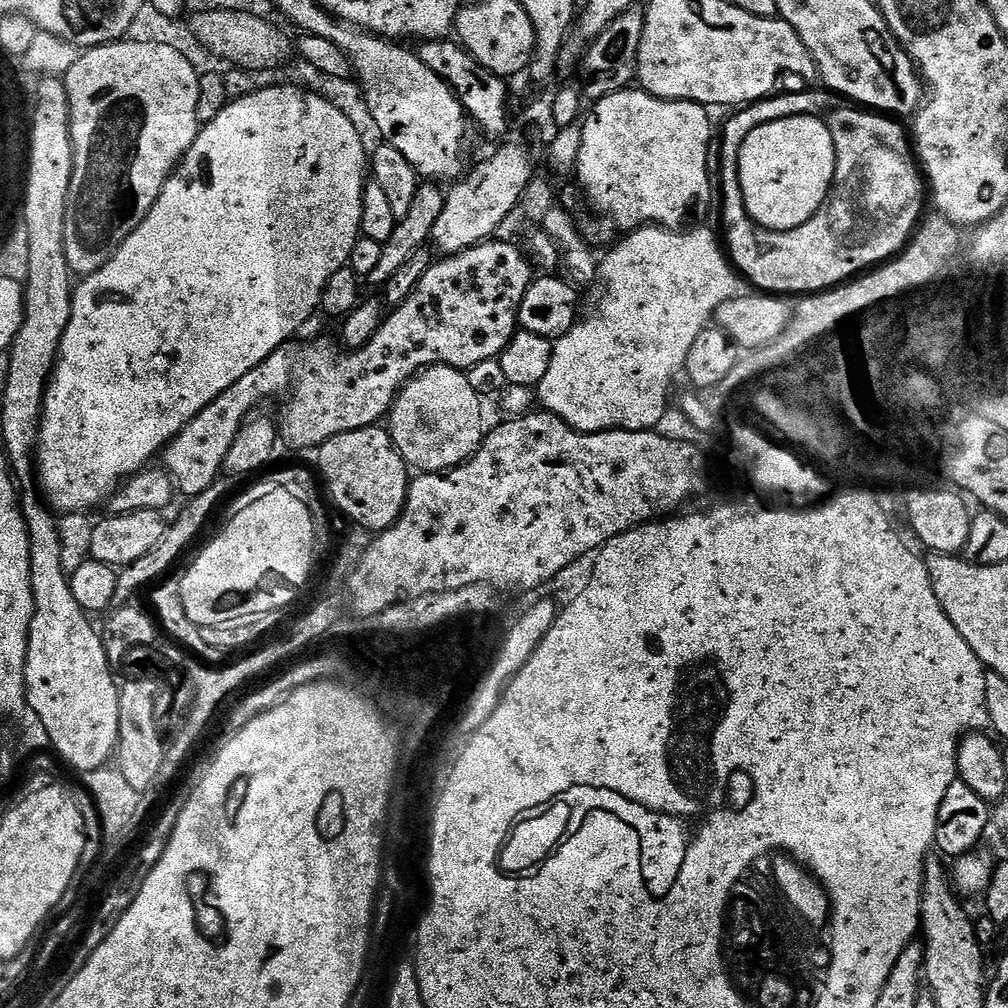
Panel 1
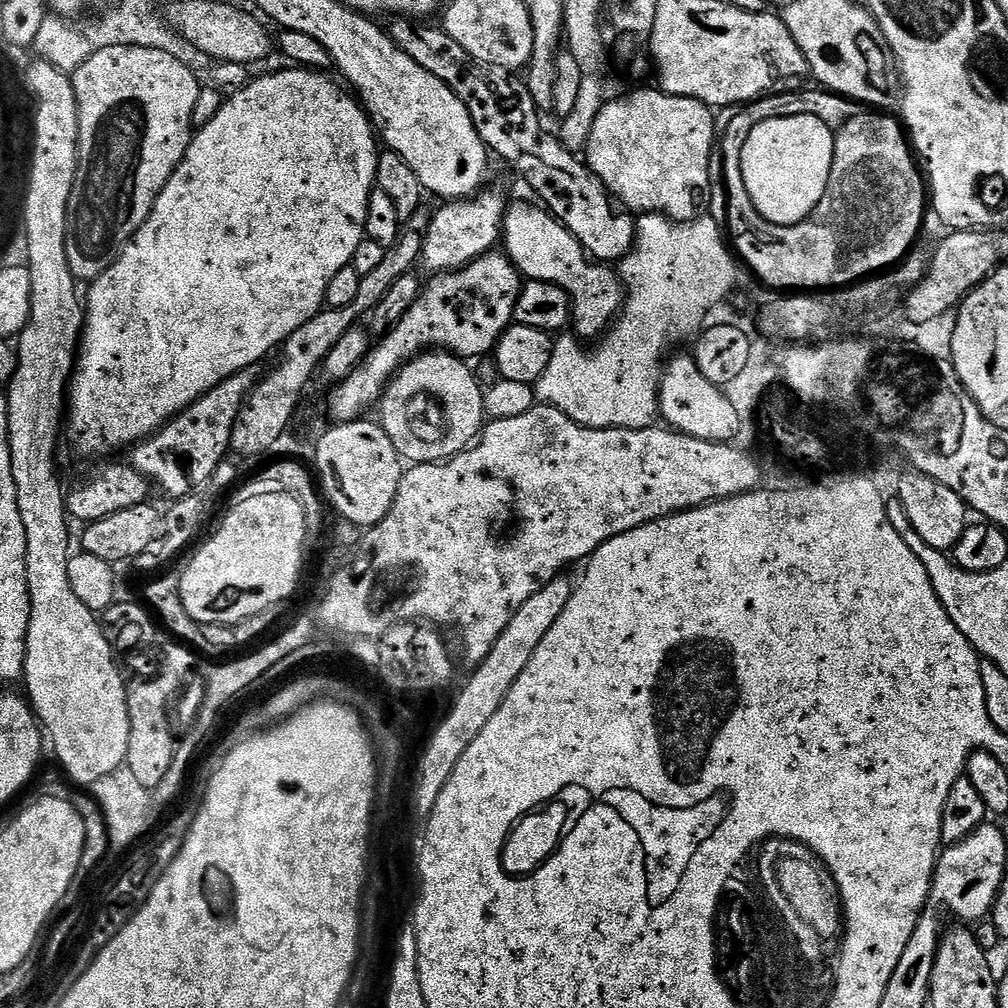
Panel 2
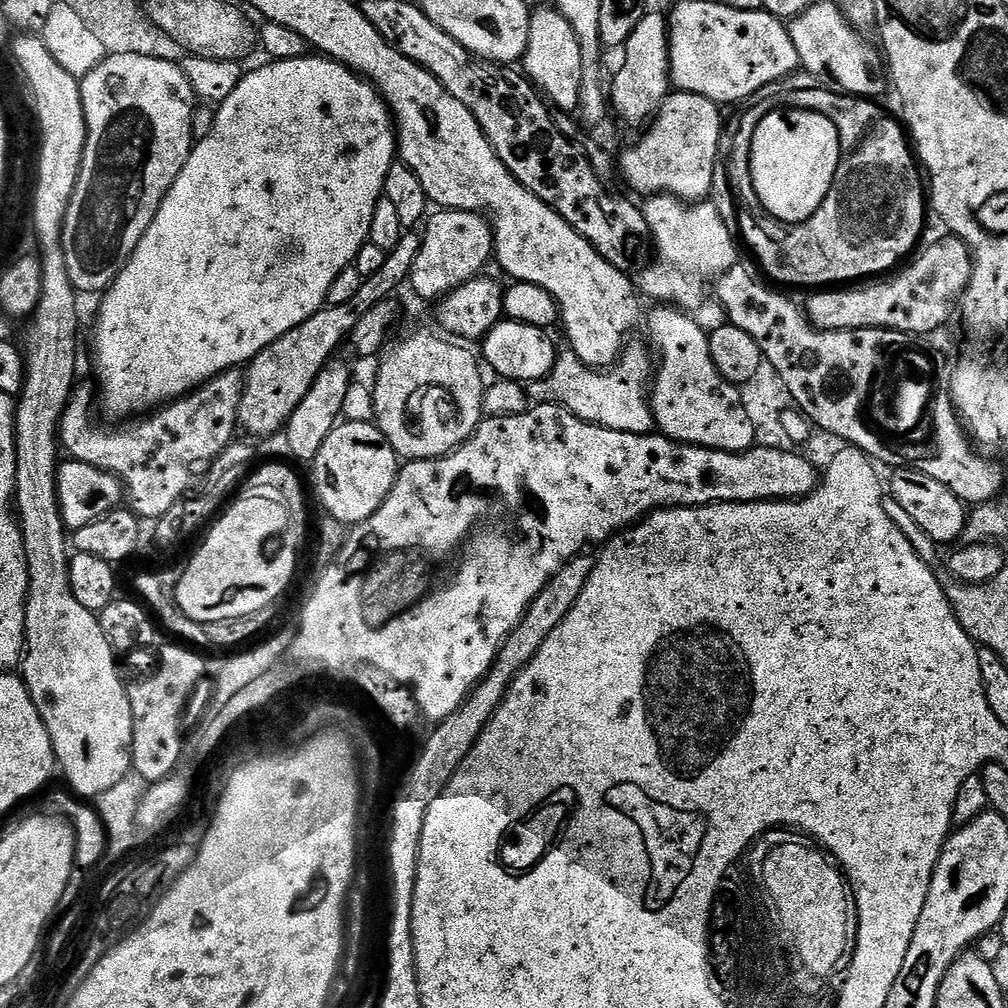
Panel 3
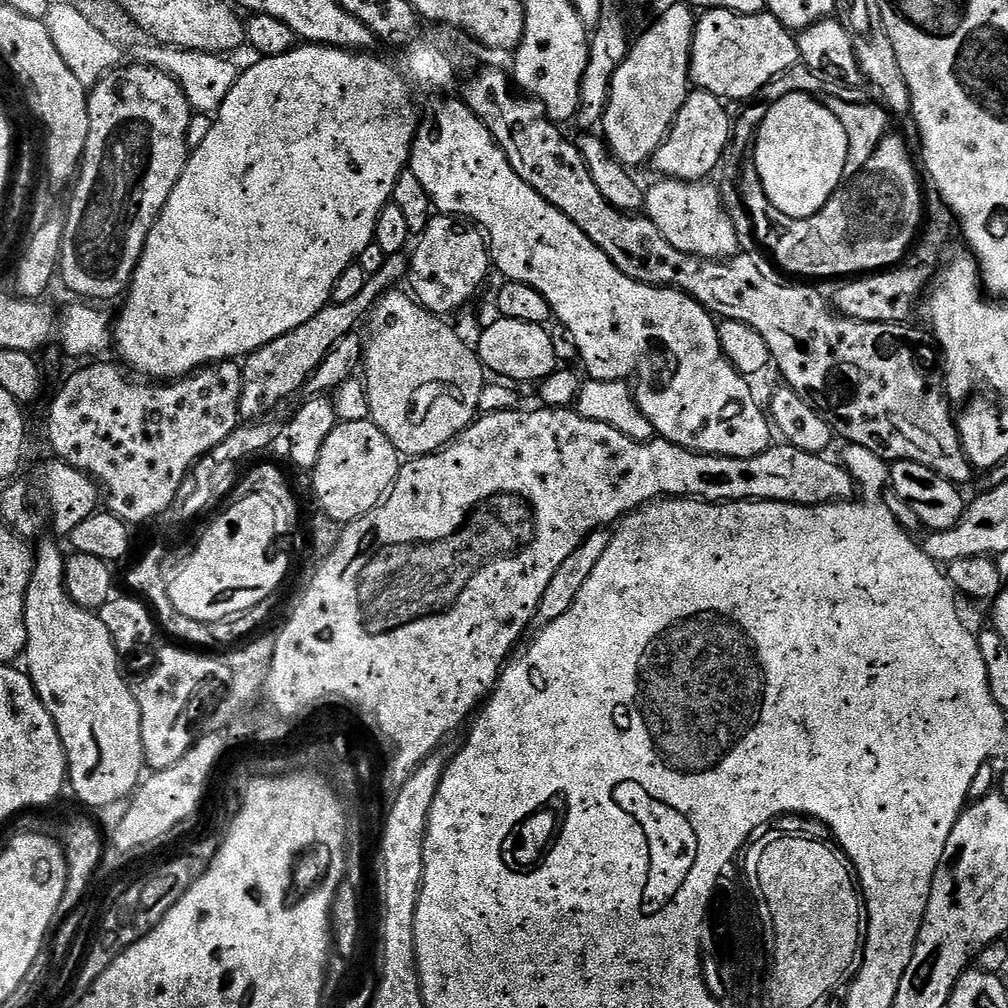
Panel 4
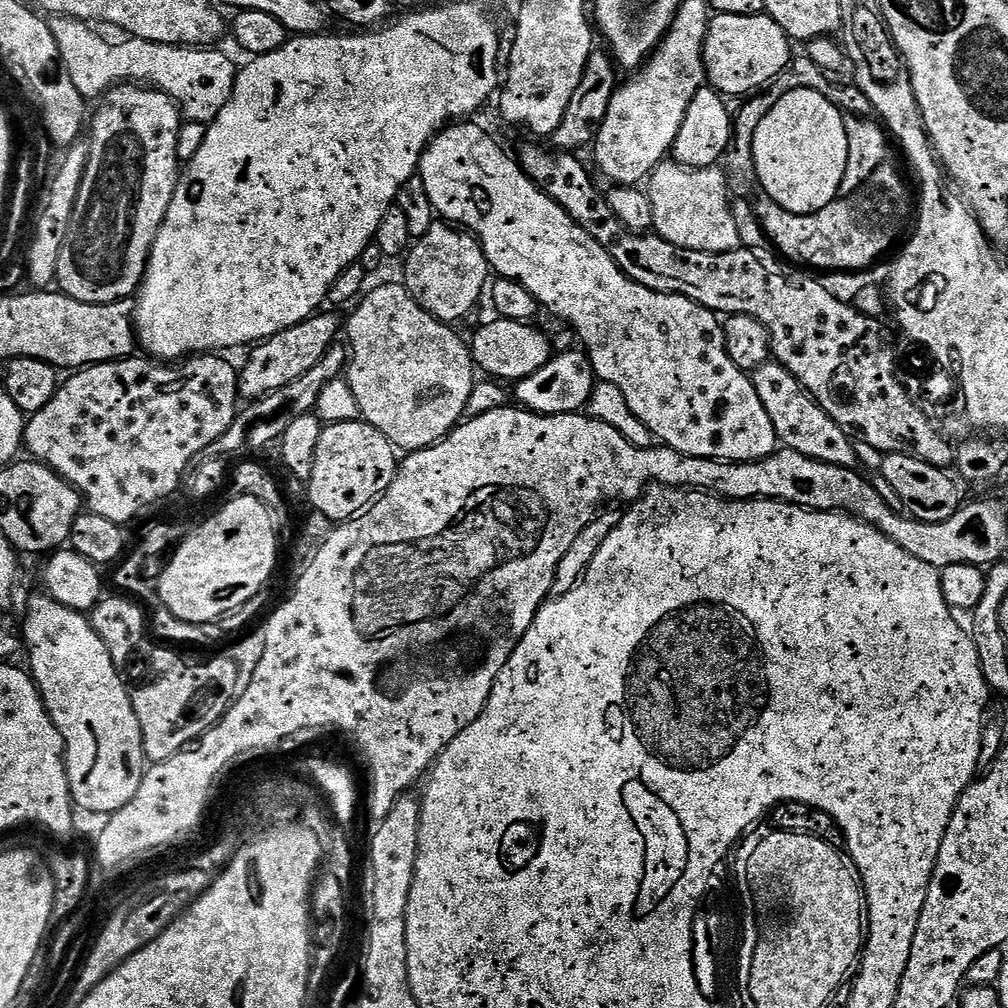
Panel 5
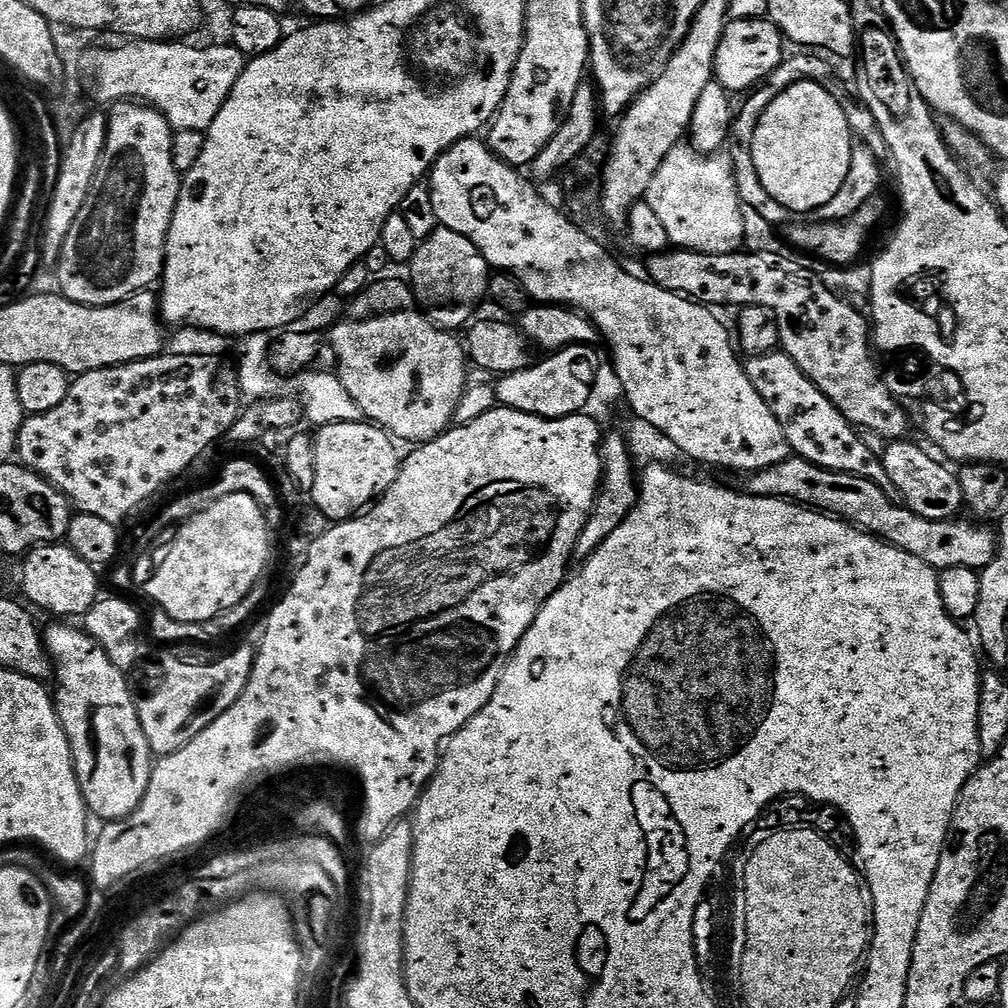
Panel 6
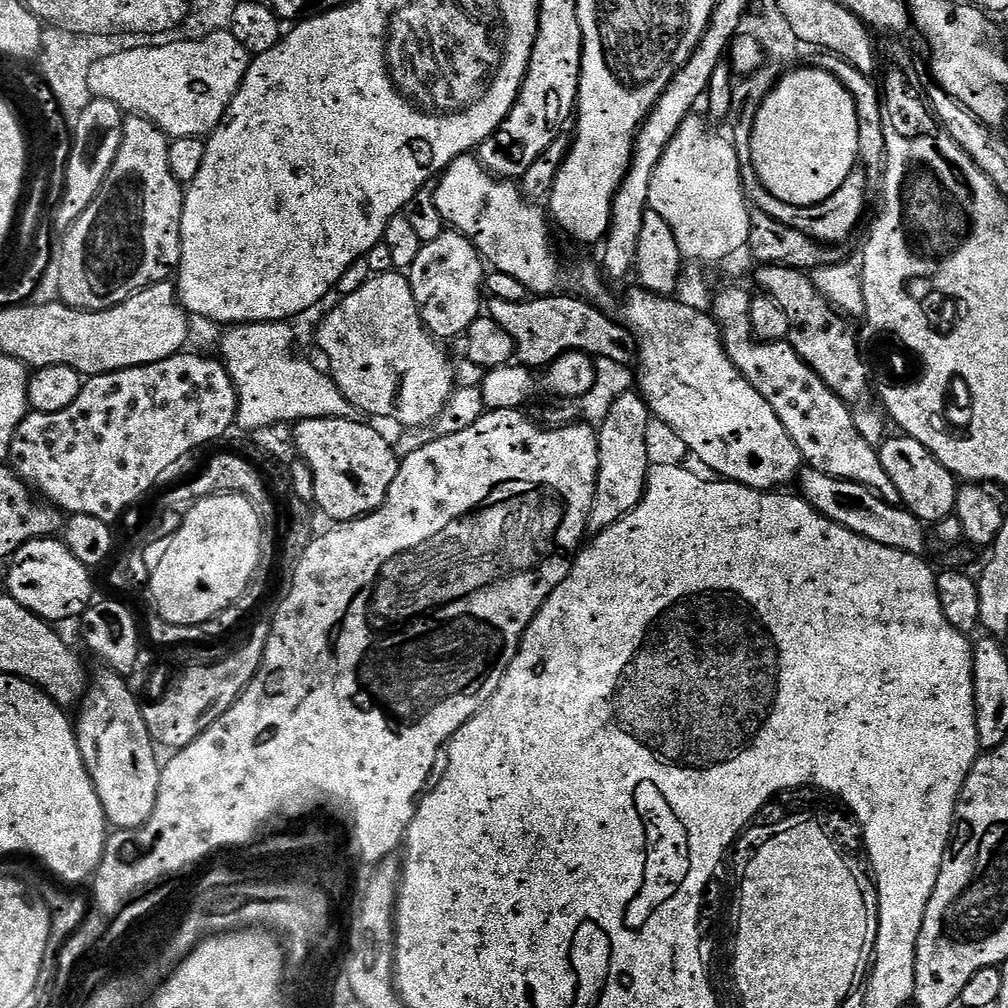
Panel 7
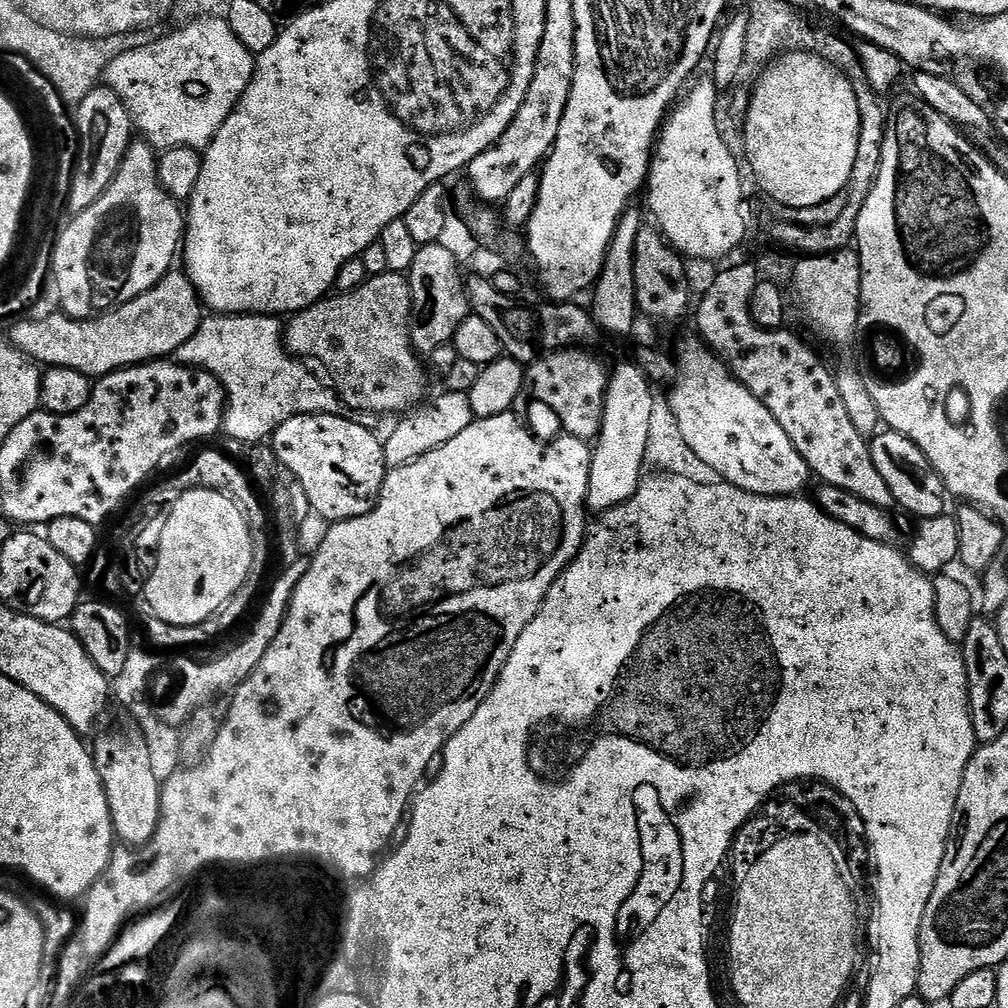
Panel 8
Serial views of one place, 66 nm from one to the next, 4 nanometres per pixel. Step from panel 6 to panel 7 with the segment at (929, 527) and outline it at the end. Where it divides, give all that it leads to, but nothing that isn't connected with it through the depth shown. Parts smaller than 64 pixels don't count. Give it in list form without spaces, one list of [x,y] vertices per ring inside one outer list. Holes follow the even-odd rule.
[[[805,467],[798,477],[799,495],[821,516],[844,528],[854,530],[854,534],[866,537],[870,542],[902,550],[906,554],[923,557],[928,540],[924,537],[925,521],[919,520],[914,513],[903,506],[887,504],[876,492],[871,492],[853,480],[834,478],[816,468]]]

